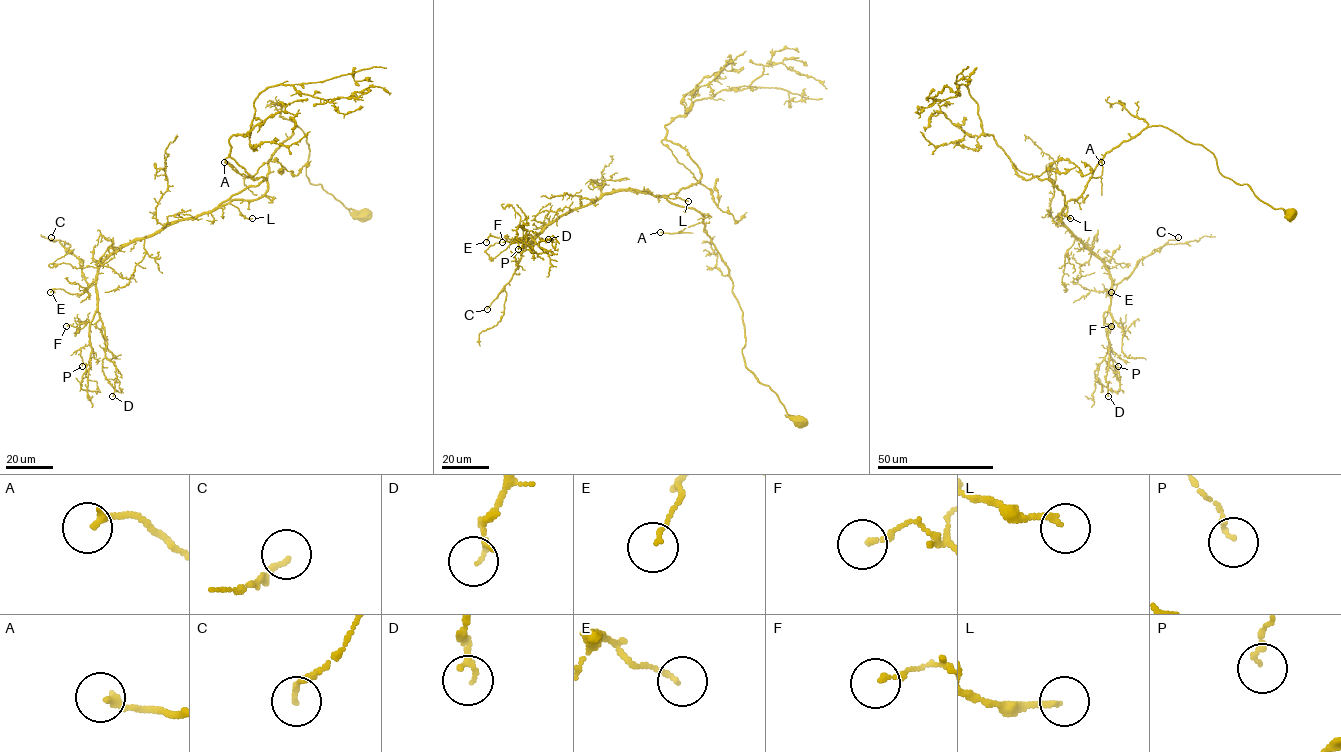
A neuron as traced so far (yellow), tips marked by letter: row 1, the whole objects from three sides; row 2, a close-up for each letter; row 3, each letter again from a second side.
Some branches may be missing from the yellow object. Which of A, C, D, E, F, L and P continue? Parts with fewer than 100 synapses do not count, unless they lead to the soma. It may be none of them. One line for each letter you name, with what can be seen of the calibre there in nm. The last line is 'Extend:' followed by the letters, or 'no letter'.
Extend: no letter

